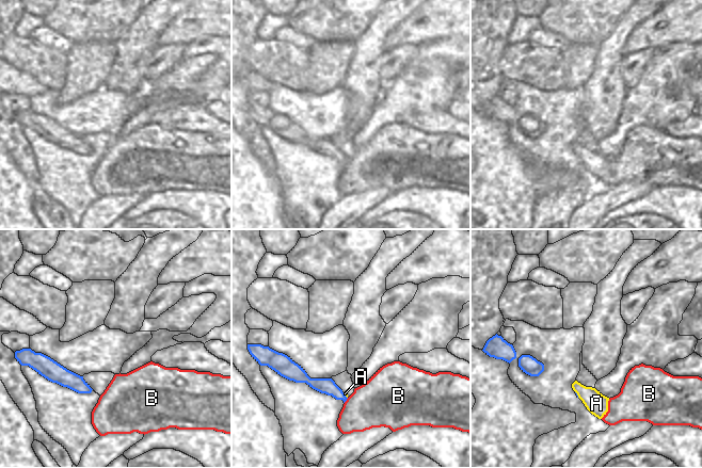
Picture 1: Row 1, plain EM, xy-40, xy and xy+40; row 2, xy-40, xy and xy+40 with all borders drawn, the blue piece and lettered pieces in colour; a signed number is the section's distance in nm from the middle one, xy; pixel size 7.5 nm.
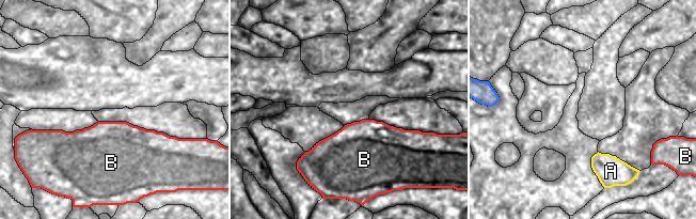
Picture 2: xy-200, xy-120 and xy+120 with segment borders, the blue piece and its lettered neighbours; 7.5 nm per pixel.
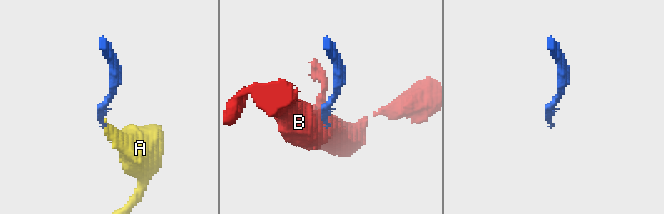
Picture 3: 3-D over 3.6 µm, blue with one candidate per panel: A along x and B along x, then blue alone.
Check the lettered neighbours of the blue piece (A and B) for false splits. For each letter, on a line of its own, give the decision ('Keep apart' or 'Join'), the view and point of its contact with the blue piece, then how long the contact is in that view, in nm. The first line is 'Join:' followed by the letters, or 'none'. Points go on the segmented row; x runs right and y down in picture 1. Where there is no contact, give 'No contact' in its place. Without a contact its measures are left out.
Join: A
A: Join. Touches blue at xy+40 (576, 394). Shared border 50 nm
B: Keep apart. Touches blue at xy (346, 400). Shared border 50 nm

